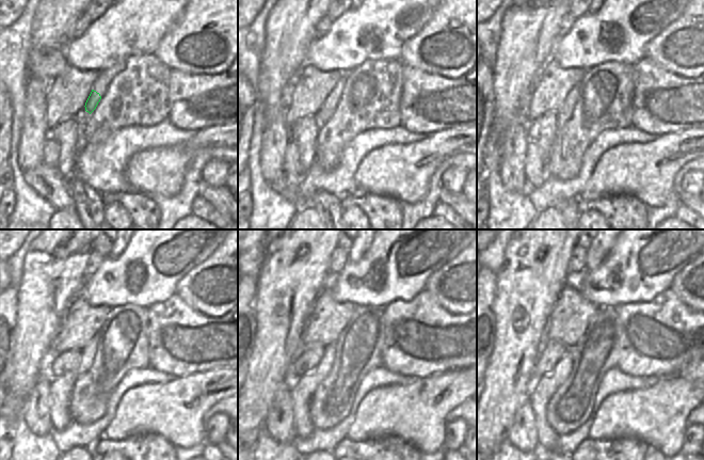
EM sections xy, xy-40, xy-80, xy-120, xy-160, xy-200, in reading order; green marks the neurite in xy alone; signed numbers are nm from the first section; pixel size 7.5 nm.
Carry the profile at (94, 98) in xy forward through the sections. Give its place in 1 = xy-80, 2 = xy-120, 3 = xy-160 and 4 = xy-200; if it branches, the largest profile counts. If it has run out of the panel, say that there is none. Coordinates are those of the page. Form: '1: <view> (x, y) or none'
1: xy-80 (565, 112)
2: xy-120 (66, 383)
3: xy-160 (307, 383)
4: xy-200 (547, 384)

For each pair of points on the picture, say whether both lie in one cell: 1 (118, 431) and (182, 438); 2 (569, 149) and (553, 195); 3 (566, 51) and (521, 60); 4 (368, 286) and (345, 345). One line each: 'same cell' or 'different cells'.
1: same cell
2: different cells
3: different cells
4: different cells

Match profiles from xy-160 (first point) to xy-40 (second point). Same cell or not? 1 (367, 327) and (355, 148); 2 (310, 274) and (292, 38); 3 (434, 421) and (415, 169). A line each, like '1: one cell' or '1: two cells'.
1: two cells
2: one cell
3: one cell

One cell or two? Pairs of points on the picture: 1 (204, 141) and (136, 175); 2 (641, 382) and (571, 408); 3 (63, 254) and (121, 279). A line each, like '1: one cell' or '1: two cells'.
1: one cell
2: two cells
3: two cells

